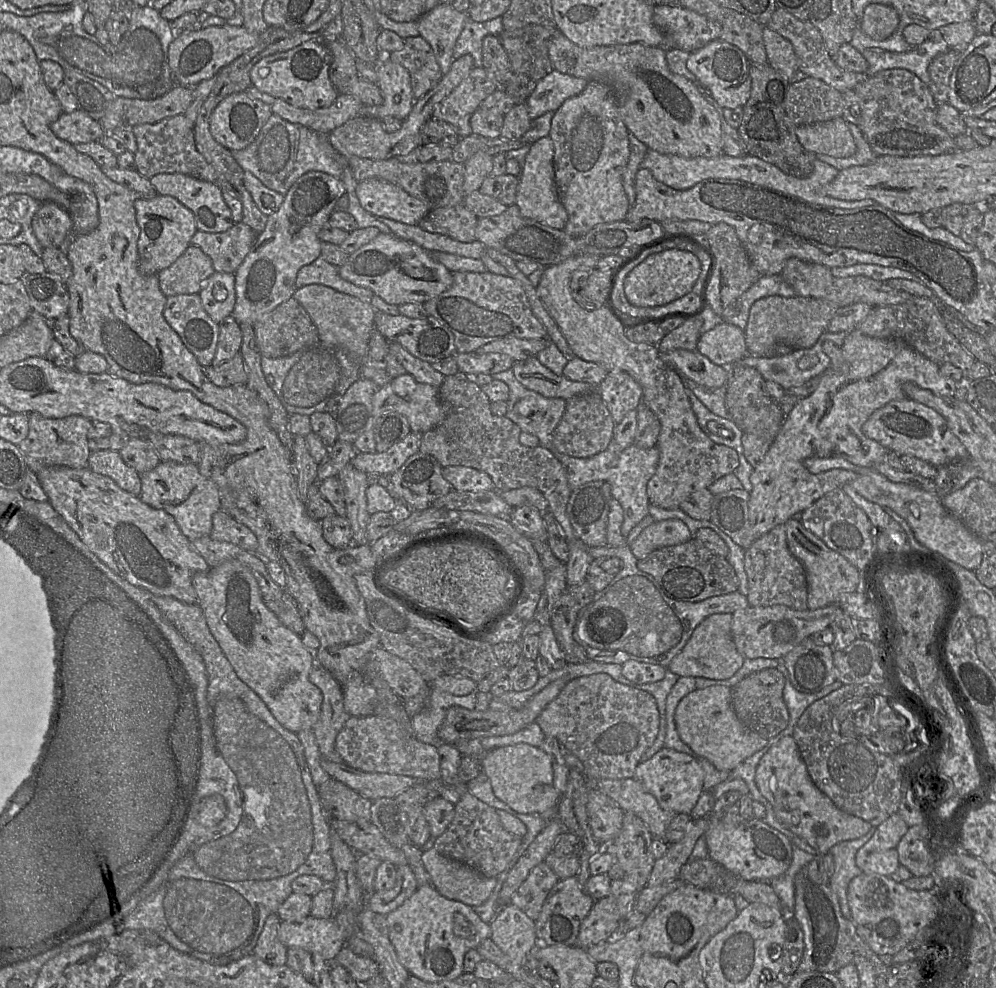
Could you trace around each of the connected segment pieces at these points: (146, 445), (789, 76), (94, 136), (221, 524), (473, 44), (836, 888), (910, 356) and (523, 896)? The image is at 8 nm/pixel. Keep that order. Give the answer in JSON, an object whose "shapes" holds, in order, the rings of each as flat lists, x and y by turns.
{"shapes":[[[130,438,119,451,123,461,140,475,154,469,161,459,148,439]],[[763,27,762,35,768,64,791,83,798,71,792,44,768,27]],[[79,109,71,113,63,112,51,124,51,130,58,138,73,145,99,141,106,133,99,120]],[[223,510,213,515,212,522,210,536,213,539,234,544,249,552,257,552,258,539,246,525,237,522]],[[496,17,484,22,475,22,468,19,456,41,453,58,457,59,469,54,473,57,474,67,483,67,482,45,484,37,487,35,499,37,503,31,502,17]],[[872,826,866,835,854,840,842,841,834,845,828,852,833,856,835,864,829,884,838,897,843,916,847,919,851,919,851,909,847,898,849,883,863,873,856,865,856,853,869,841,875,830,876,827]],[[854,329,847,333,841,351,844,357,842,368,834,370,829,367,820,376,817,389,811,395,800,398,785,416,763,460,754,467,750,475,752,491,749,496,748,509,755,539,777,525,785,524,791,518,799,519,799,514,816,500,826,493,850,483,856,477,853,471,840,468,812,474,804,466,805,459,838,456,860,467,872,467,886,461,889,450,879,442,865,436,862,426,875,410,892,400,901,400,906,397,902,389,905,382,913,382,921,388,931,390,938,396,954,396,957,388,957,381,941,374,940,364,926,358,901,340,874,338]],[[545,863,536,865,513,893,511,903,536,921,552,888,560,879]]]}

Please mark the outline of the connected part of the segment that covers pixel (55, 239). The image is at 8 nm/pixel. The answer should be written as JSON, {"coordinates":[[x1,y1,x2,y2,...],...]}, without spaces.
{"coordinates":[[43,202,32,217,31,226,43,248,59,248,72,232,73,220,65,208,53,202]]}

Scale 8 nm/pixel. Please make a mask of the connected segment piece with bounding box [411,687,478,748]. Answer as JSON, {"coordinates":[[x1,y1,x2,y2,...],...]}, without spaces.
{"coordinates":[[431,687,426,705,416,715,411,717,414,736,419,741,433,745,436,748,444,744,438,736,438,729,442,725,448,709,453,706,459,706,468,710,476,710,477,693,478,690,474,690,466,696,455,696,439,688]]}

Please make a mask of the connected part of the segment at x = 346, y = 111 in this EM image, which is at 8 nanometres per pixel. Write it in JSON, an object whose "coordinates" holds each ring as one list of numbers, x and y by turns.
{"coordinates":[[252,85,246,92,251,97,269,105,273,113,284,120,326,135,348,120,358,116,359,111,365,106,355,95,339,94,329,107,309,110,294,107,280,98,261,92]]}

